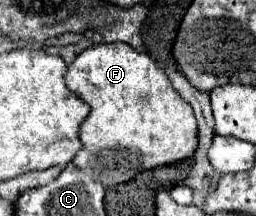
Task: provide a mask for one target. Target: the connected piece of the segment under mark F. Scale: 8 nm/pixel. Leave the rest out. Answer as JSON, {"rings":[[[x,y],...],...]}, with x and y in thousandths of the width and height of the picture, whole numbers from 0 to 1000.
{"rings":[[[391,199],[297,255],[250,347],[258,403],[352,486],[352,532],[313,588],[328,681],[305,699],[289,764],[406,866],[508,838],[531,801],[648,764],[664,745],[727,736],[773,671],[773,579],[742,477],[727,477],[664,394],[648,338],[570,255],[516,227],[500,199]]]}

